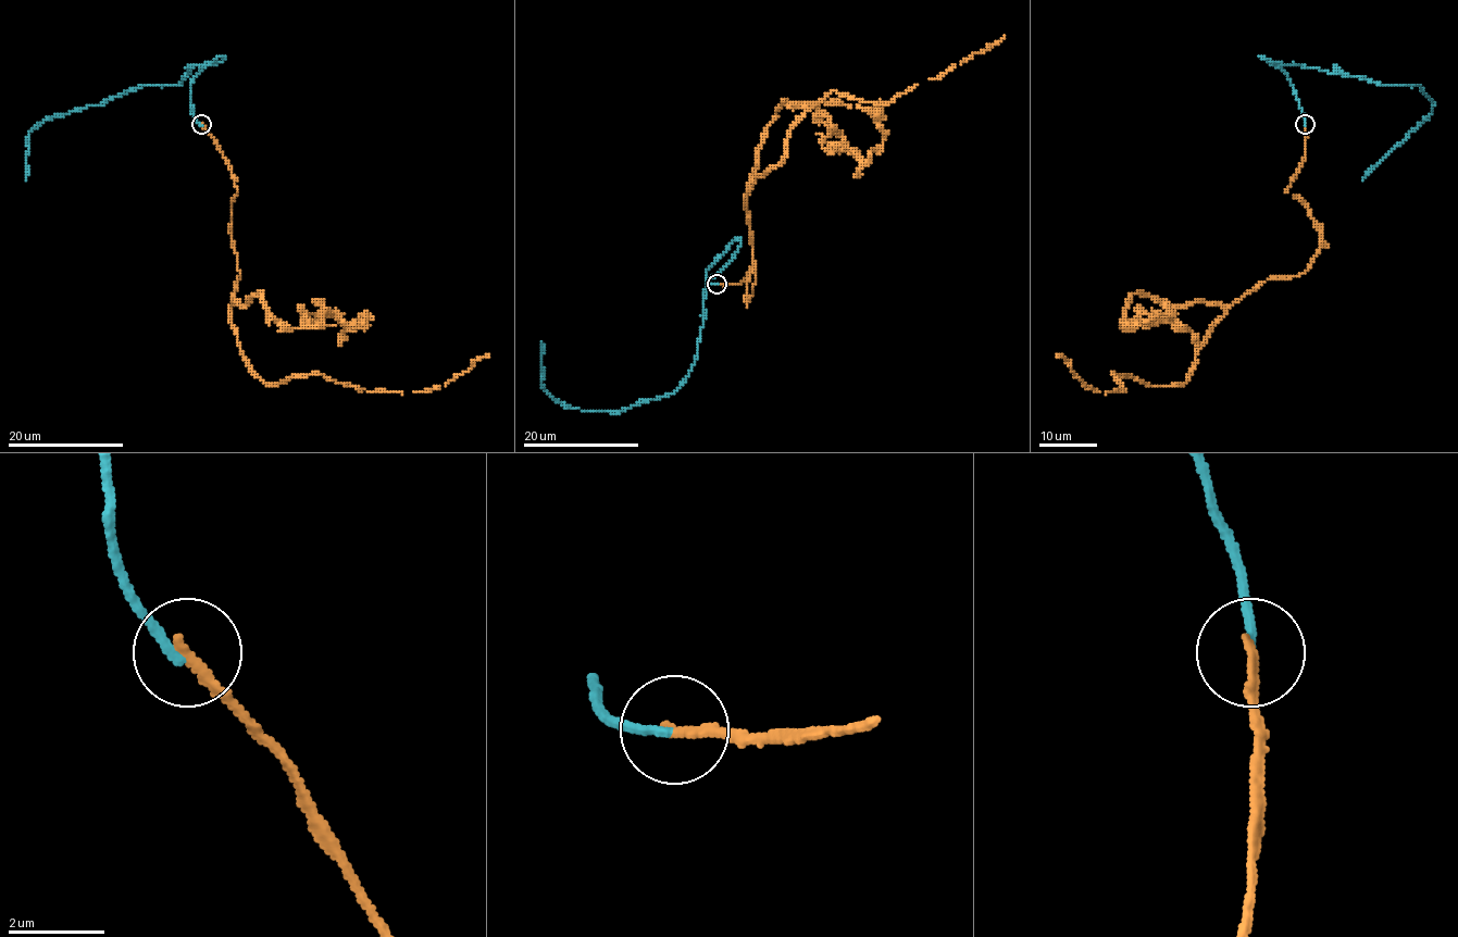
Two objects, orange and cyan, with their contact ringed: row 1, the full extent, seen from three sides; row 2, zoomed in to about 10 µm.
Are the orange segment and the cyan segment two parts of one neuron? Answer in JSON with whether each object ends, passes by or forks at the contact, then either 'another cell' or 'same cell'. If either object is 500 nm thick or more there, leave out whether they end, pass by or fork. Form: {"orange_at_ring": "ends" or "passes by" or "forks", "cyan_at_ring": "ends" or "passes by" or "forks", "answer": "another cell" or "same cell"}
{"orange_at_ring": "ends", "cyan_at_ring": "ends", "answer": "another cell"}

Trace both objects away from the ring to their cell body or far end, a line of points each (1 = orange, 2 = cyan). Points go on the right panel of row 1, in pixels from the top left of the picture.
1: (1304, 125), (1286, 190), (1319, 252), (1235, 302), (1184, 382), (1112, 373), (1124, 390), (1095, 390), (1057, 353)
2: (1304, 125), (1291, 82), (1260, 55), (1382, 85), (1418, 86), (1431, 100), (1430, 114), (1362, 179)

